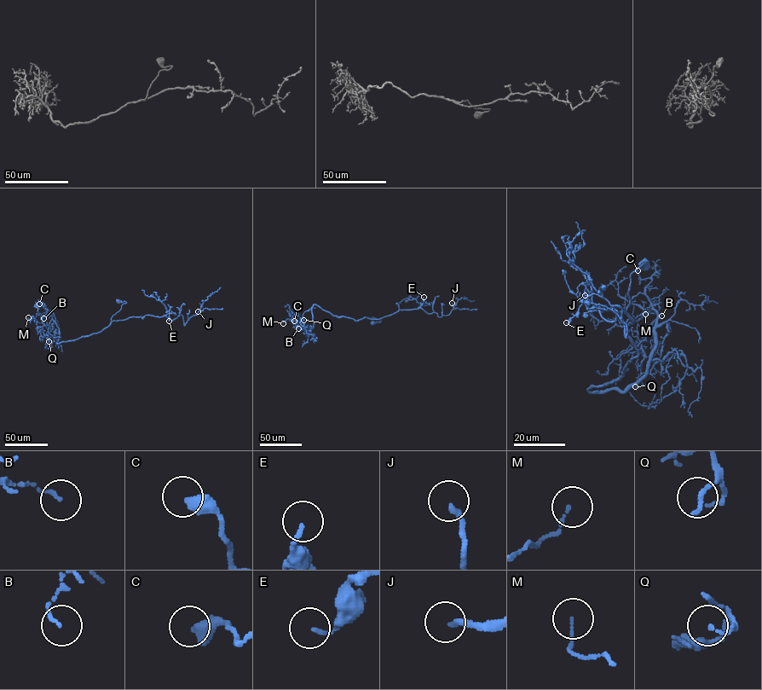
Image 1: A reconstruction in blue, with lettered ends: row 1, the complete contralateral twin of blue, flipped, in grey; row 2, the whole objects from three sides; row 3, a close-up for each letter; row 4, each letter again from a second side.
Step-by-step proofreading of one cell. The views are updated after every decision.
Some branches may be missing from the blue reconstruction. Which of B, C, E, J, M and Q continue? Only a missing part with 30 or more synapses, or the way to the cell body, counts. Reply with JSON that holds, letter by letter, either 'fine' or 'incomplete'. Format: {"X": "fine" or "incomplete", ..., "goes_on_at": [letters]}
{"B": "fine", "C": "fine", "E": "fine", "J": "incomplete", "M": "fine", "Q": "fine", "goes_on_at": ["J"]}

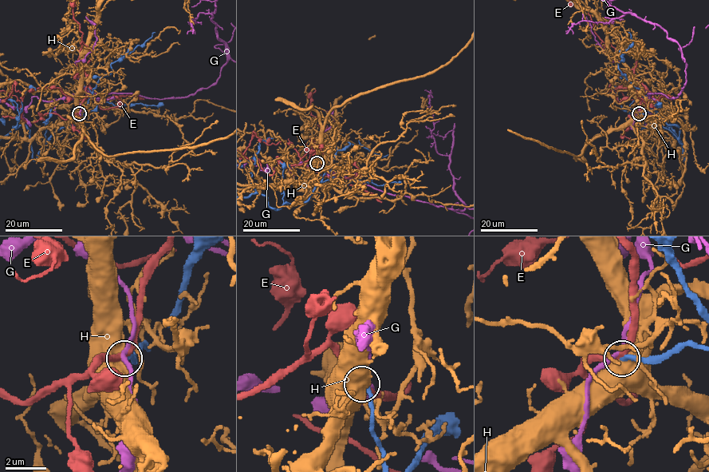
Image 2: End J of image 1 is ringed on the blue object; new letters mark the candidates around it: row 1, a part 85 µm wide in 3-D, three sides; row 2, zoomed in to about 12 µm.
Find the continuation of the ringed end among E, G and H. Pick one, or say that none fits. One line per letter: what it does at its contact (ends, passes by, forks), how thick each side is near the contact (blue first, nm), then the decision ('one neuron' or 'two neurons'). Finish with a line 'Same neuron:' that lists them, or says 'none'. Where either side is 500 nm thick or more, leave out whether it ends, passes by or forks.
E: it passes by; 240 nm thick on the blue side, 280 nm on the other; two neurons
G: it passes by; 200 nm thick on the blue side, 200 nm on the other; two neurons
H: 240 nm thick on the blue side, 800 nm on the other; two neurons
Same neuron: none

